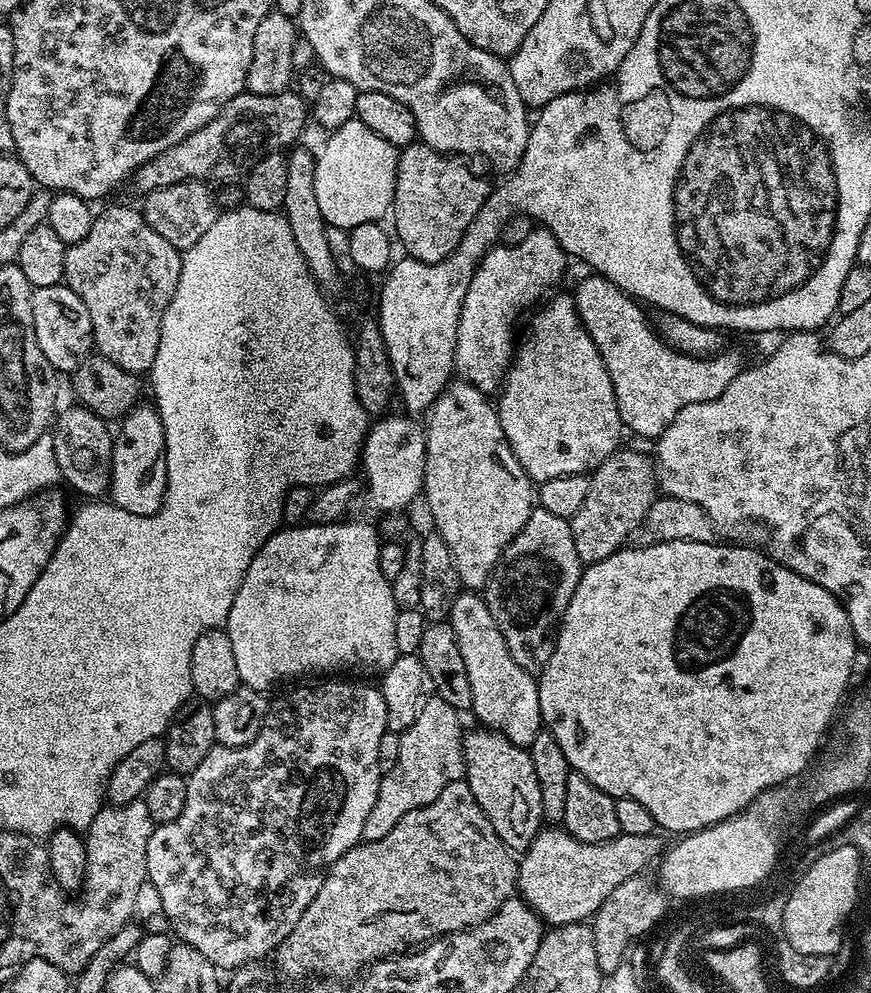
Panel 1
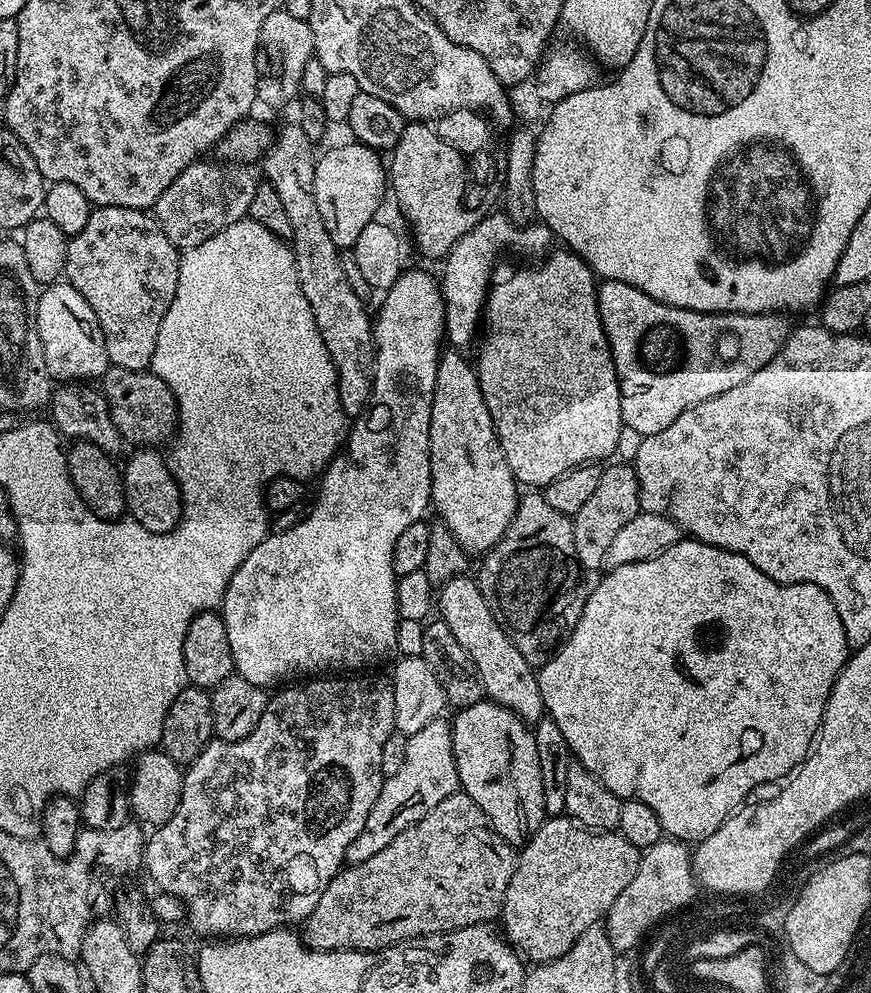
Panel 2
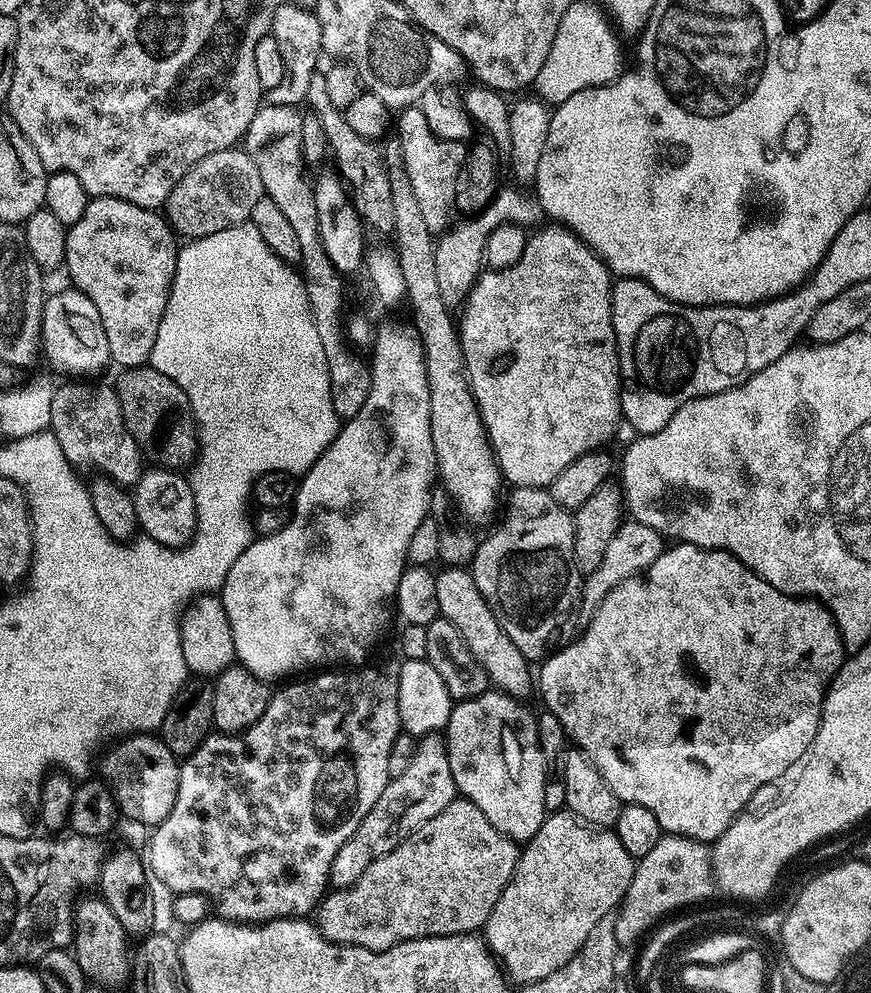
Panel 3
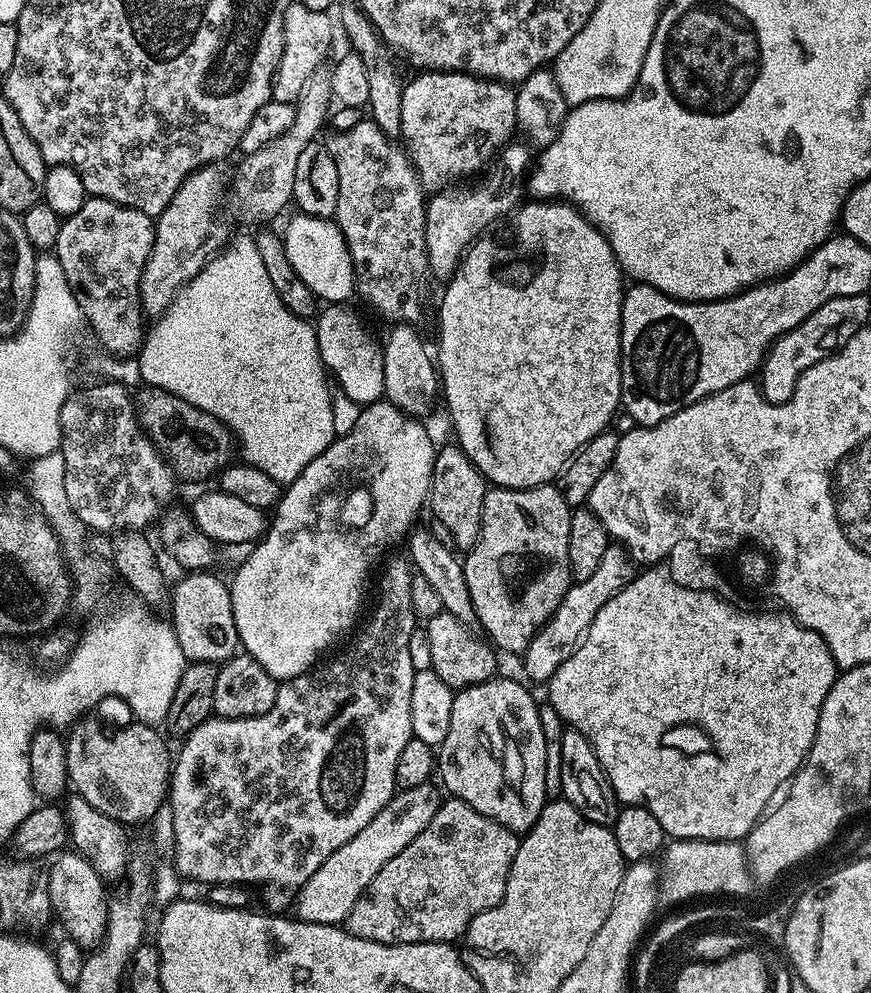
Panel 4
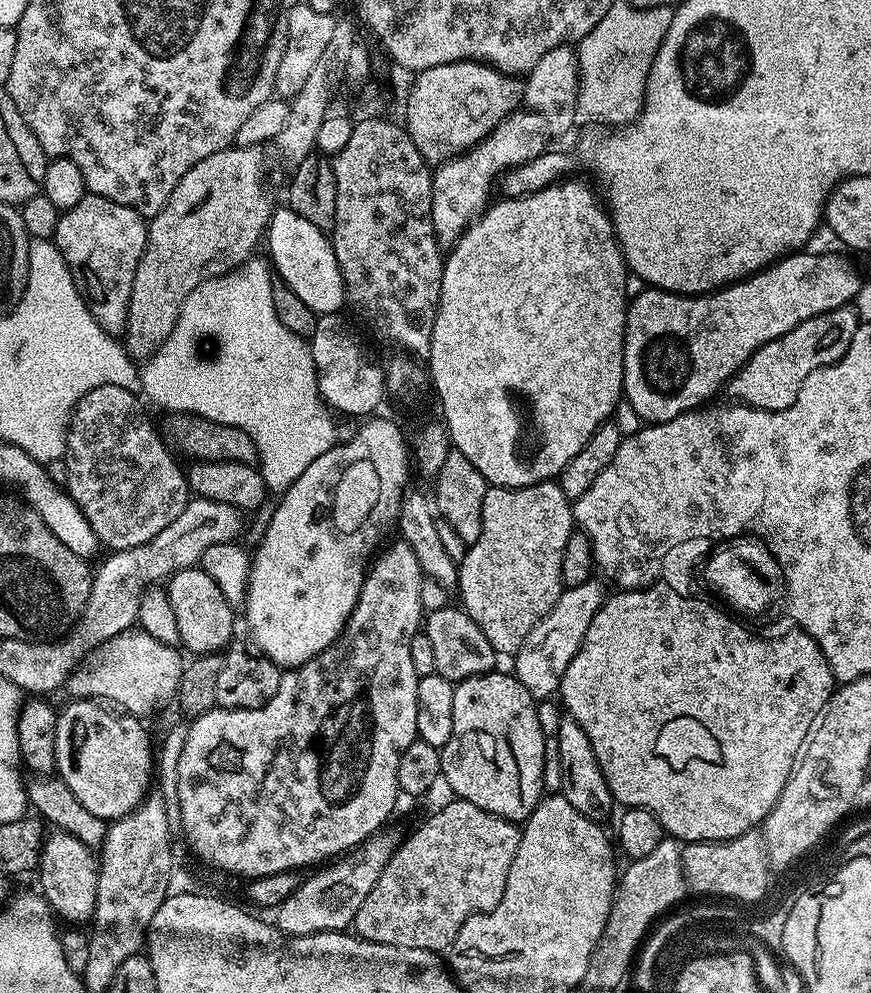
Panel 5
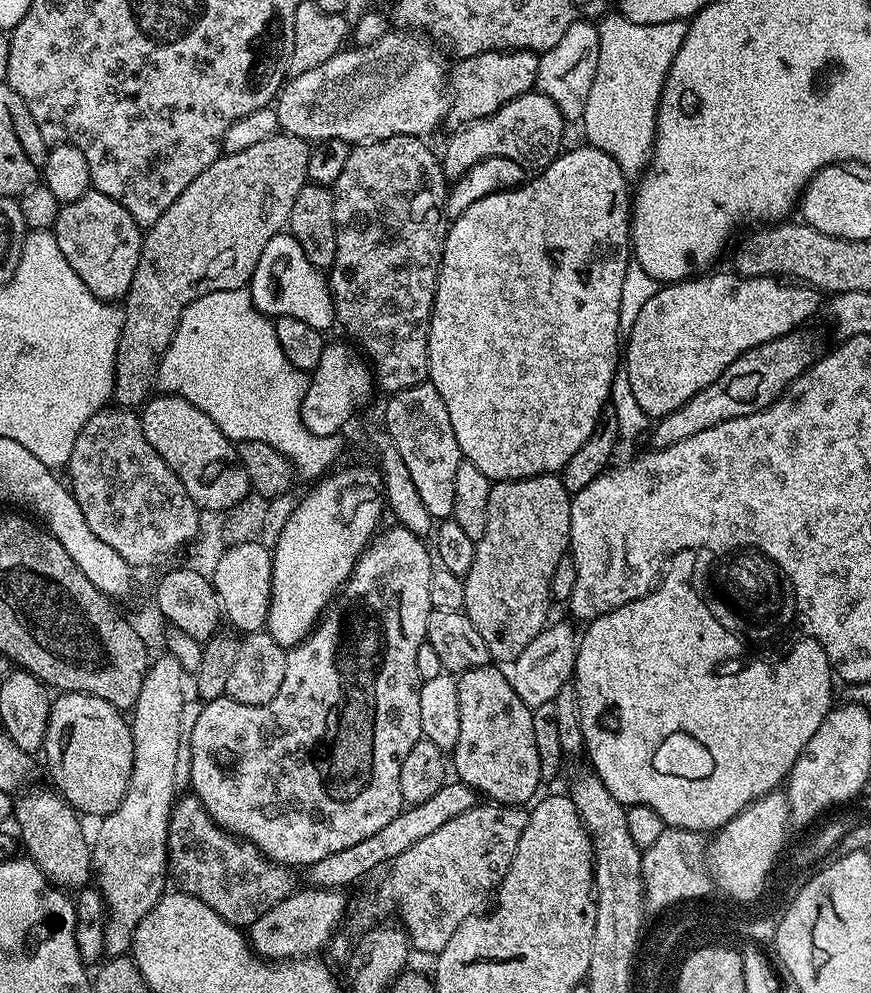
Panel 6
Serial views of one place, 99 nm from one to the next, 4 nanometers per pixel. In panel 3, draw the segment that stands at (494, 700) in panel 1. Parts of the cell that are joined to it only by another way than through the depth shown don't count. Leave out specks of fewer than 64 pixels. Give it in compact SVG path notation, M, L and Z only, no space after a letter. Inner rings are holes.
M444 566L441 569L441 572L435 573L434 582L440 616L449 620L458 634L466 638L466 646L470 646L474 658L482 662L489 681L499 691L517 698L528 698L524 696L534 692L534 672L528 669L531 668L530 662L522 650L518 650L518 646L506 638L506 630L498 626L498 618L494 618L494 610L490 610L486 598L482 598L482 590L478 590L471 571L464 566Z

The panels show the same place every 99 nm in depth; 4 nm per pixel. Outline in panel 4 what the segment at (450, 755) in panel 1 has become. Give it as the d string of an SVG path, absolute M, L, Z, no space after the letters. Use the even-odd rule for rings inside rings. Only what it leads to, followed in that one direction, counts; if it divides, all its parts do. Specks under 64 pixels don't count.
M435 783L399 789L390 802L378 810L374 819L366 822L366 826L362 826L362 830L350 838L350 842L338 846L338 850L334 850L334 854L330 854L330 858L326 858L326 862L322 862L322 866L310 874L294 901L295 915L311 924L343 925L354 902L358 902L370 882L374 882L374 874L378 874L378 870L382 870L382 866L386 866L394 854L402 854L402 850L406 850L406 846L410 846L410 842L414 842L414 838L426 830L441 803L442 792Z

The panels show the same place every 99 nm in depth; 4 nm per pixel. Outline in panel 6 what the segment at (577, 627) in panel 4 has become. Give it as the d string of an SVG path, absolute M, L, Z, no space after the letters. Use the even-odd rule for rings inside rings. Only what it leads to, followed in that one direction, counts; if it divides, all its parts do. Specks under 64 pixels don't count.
M549 623L538 633L518 654L516 660L511 661L506 675L510 686L514 686L514 694L526 702L528 708L534 709L542 706L542 702L555 700L557 694L573 679L576 671L576 650L578 647L578 632L568 624Z

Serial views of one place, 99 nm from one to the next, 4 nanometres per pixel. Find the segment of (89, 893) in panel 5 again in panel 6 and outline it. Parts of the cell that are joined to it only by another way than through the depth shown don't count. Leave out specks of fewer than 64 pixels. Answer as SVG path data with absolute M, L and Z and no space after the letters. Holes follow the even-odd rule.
M36 786L31 790L25 791L15 801L14 820L16 816L17 822L20 823L21 837L19 836L19 839L22 844L22 839L24 839L24 844L28 847L27 855L40 867L42 874L51 884L65 890L79 890L85 887L94 876L92 870L92 846L89 837L84 837L84 828L80 825L81 817L76 809L60 795L59 791L53 790L51 787L48 787L49 789L40 787Z

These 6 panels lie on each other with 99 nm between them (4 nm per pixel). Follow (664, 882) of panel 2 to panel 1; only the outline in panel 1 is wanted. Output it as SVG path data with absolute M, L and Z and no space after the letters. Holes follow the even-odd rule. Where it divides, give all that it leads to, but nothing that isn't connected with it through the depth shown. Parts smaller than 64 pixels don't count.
M640 875L622 882L618 890L610 893L610 898L602 902L602 906L590 921L594 930L594 950L598 953L598 966L601 972L610 974L618 970L620 964L625 963L627 956L624 955L627 954L628 947L639 936L644 936L657 927L656 917L660 915L662 908L660 896L652 887L642 882Z

